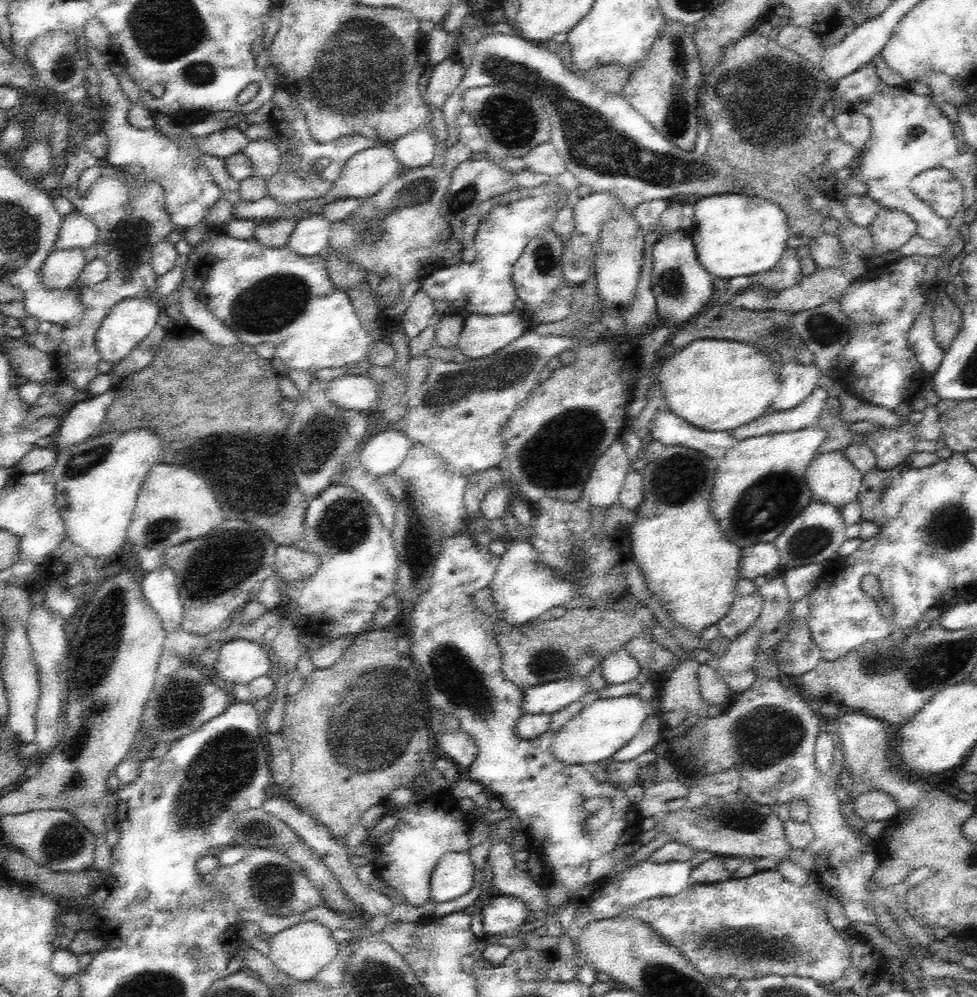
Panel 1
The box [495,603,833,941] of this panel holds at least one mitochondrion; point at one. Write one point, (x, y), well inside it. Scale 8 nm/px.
(766, 737)

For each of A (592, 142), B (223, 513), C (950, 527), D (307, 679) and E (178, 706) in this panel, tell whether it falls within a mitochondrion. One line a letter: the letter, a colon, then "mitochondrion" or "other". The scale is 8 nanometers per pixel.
A: mitochondrion
B: other
C: mitochondrion
D: other
E: mitochondrion

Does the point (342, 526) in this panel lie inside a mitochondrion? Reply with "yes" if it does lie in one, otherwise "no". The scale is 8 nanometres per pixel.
yes

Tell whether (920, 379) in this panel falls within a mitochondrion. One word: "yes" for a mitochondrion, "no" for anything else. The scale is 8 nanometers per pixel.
no

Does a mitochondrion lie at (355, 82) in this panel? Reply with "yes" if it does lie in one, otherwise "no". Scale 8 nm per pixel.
yes

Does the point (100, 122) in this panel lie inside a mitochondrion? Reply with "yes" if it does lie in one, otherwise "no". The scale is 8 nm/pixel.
no

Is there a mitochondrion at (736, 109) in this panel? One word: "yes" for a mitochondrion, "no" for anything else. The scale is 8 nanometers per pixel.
yes

